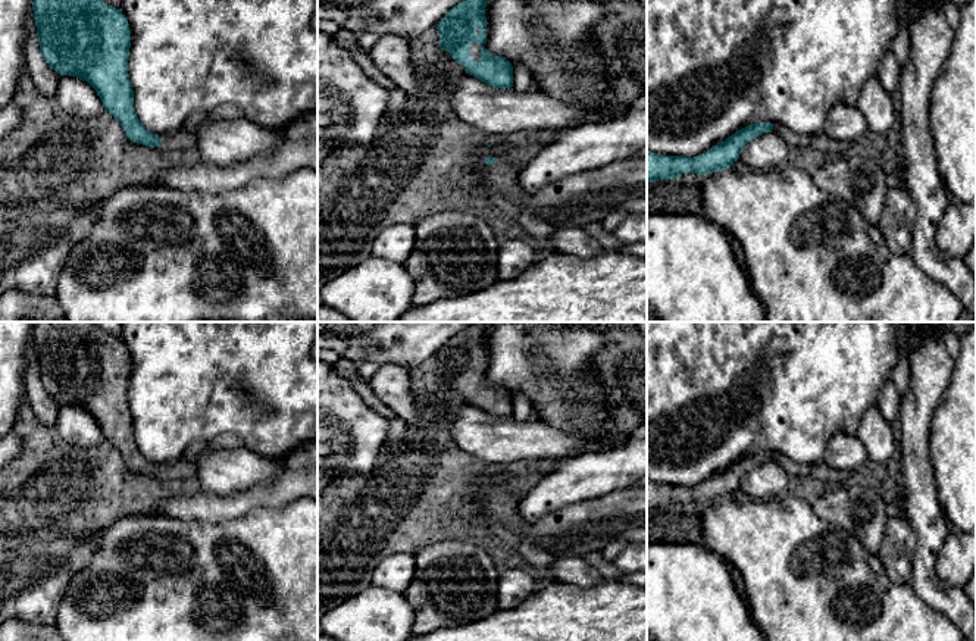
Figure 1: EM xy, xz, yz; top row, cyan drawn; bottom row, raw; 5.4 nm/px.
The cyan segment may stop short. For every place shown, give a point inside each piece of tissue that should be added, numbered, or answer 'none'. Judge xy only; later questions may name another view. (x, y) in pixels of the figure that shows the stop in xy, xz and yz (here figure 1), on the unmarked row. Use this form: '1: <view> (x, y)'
1: xy (181, 471)

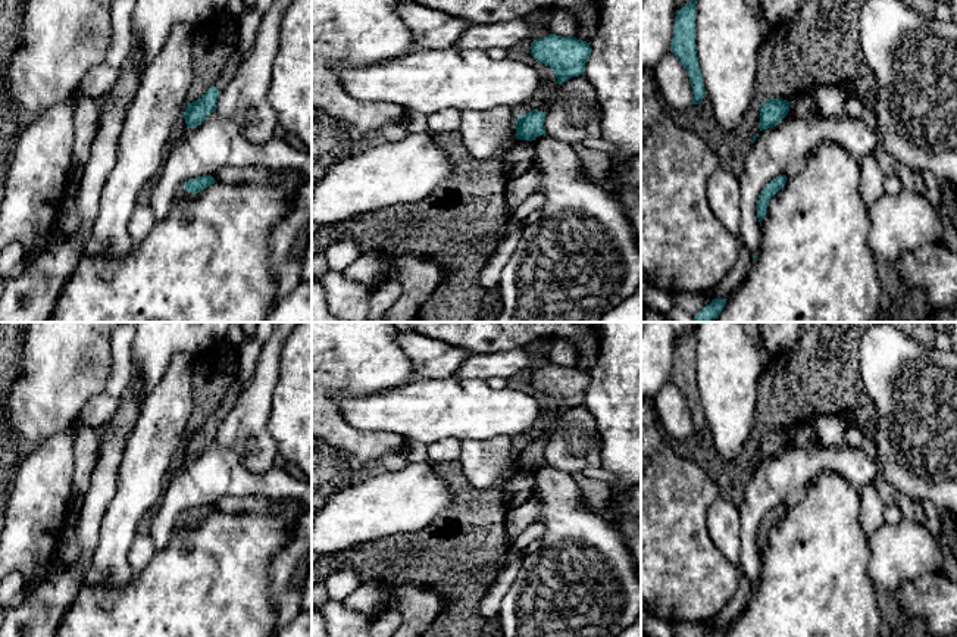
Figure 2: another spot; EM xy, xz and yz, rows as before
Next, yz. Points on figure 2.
none

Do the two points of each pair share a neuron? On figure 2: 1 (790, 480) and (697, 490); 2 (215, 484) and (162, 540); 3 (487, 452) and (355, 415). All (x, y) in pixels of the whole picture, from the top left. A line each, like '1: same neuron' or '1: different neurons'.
1: different neurons
2: same neuron
3: different neurons

